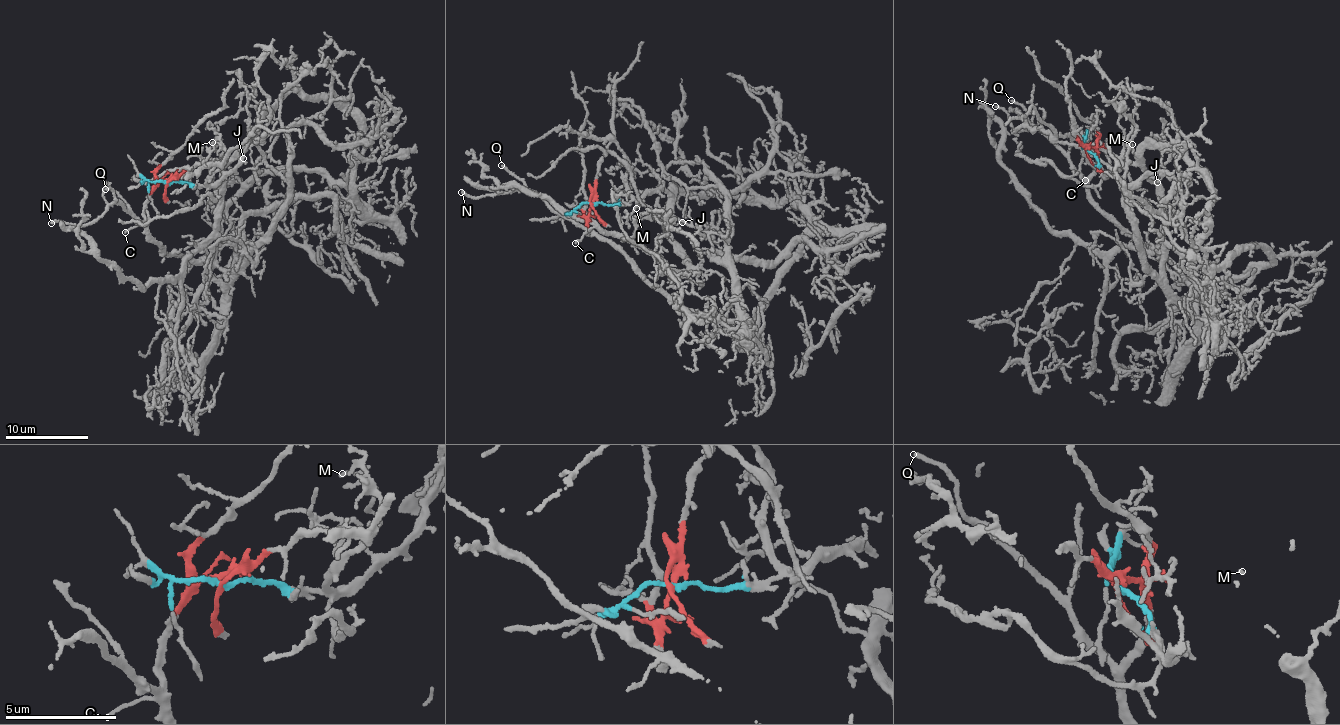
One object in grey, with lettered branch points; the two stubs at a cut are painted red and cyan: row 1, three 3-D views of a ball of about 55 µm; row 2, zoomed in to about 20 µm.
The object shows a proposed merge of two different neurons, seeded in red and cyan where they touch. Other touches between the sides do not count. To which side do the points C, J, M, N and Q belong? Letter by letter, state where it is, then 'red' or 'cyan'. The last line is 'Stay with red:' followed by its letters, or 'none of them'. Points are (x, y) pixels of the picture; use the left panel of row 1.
C: at (125, 232); red
J: at (243, 158); cyan
M: at (212, 142); cyan
N: at (51, 223); red
Q: at (105, 189); red
Stay with red: C, N, Q

